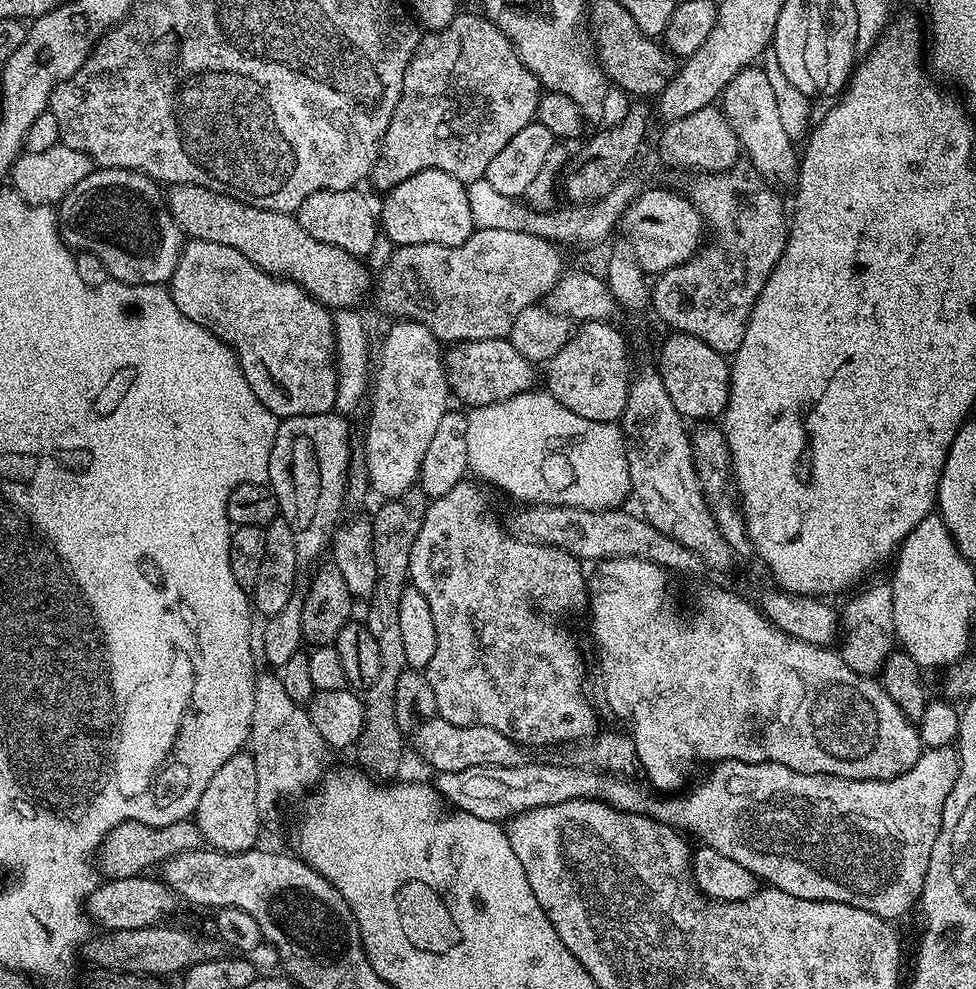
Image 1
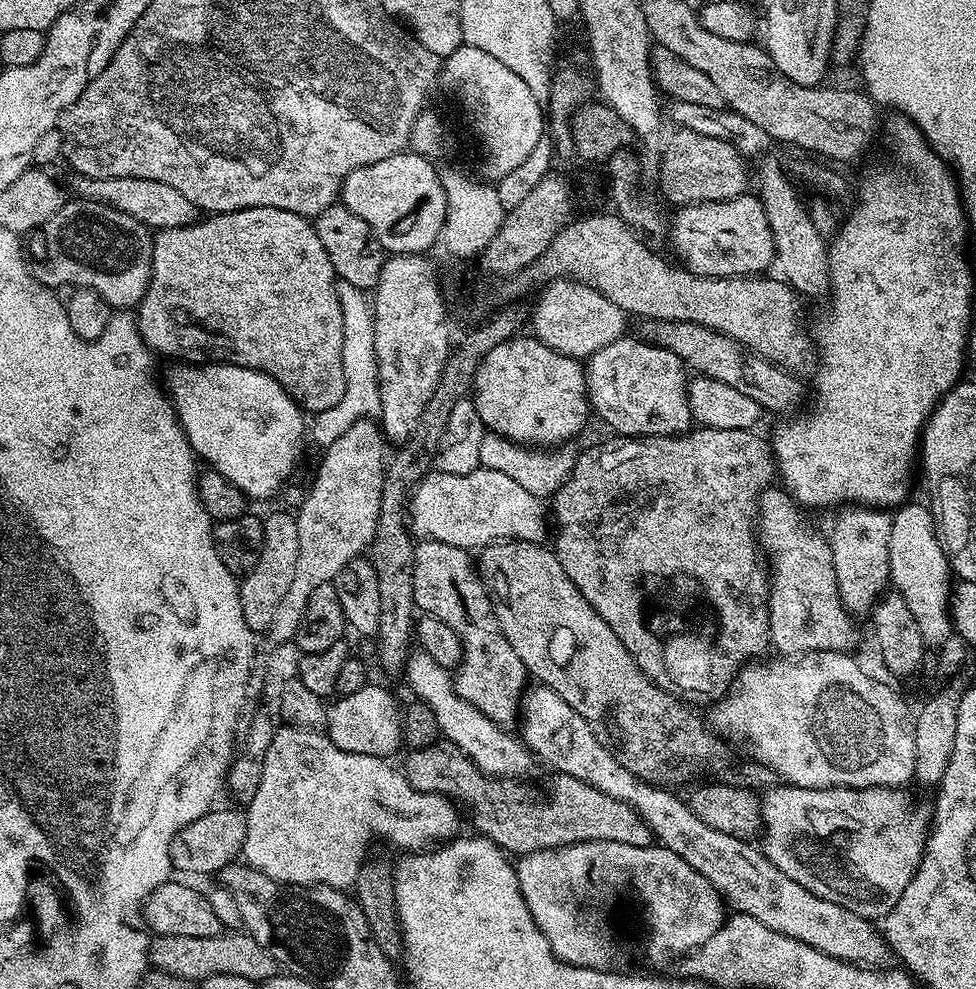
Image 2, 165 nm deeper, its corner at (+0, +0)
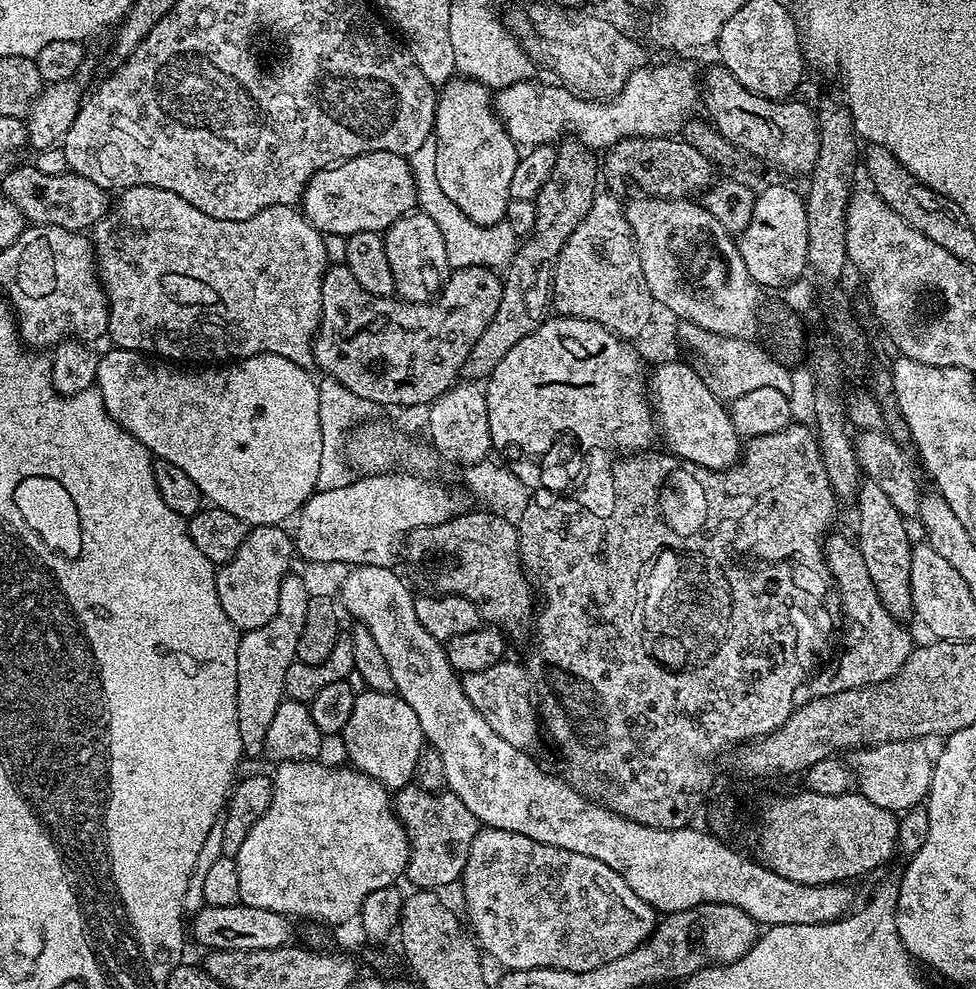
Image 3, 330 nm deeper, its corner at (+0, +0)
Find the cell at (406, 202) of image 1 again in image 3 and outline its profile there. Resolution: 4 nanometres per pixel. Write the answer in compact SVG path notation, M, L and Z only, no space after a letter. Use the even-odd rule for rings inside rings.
M371 152L323 168L306 186L304 217L325 237L347 238L359 232L383 233L417 207L416 187L407 159L389 152Z

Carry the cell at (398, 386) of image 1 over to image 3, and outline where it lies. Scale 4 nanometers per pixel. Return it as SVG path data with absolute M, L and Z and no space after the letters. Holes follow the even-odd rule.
M413 210L389 226L383 237L386 259L390 261L390 270L394 270L395 295L410 304L426 304L439 296L450 269L446 241L442 239L442 230L438 230L438 222L425 212Z

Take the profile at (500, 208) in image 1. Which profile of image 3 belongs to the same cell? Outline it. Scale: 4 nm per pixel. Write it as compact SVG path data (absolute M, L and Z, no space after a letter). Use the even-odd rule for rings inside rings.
M432 138L422 142L422 146L418 146L418 150L414 150L414 154L406 157L414 178L419 211L434 218L434 222L438 222L438 230L442 230L442 239L446 241L446 258L449 269L469 268L470 266L482 266L493 270L503 269L512 261L512 256L516 253L518 247L516 231L506 222L482 226L478 222L466 218L466 214L462 214L462 210L458 210L458 206L454 206L454 202L450 202L450 198L446 198L442 185L438 182L438 173L434 166L437 158L438 146L435 139Z

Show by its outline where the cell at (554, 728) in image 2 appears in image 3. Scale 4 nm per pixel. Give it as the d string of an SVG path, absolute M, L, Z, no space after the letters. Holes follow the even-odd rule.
M505 658L490 666L490 670L466 674L462 677L462 683L466 696L470 698L478 714L482 714L482 718L490 722L498 738L506 738L506 742L510 742L510 746L515 748L531 749L536 735L542 732L542 716L538 711L537 697L534 695L534 681L523 663L515 664L511 658Z

